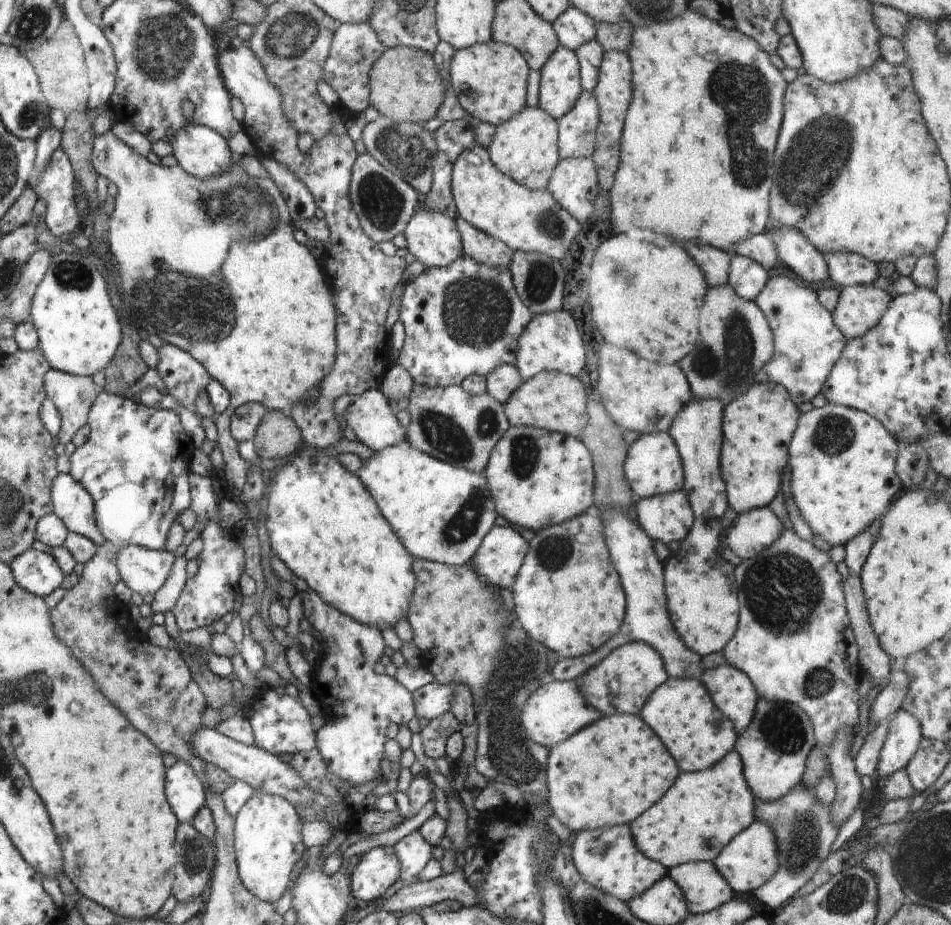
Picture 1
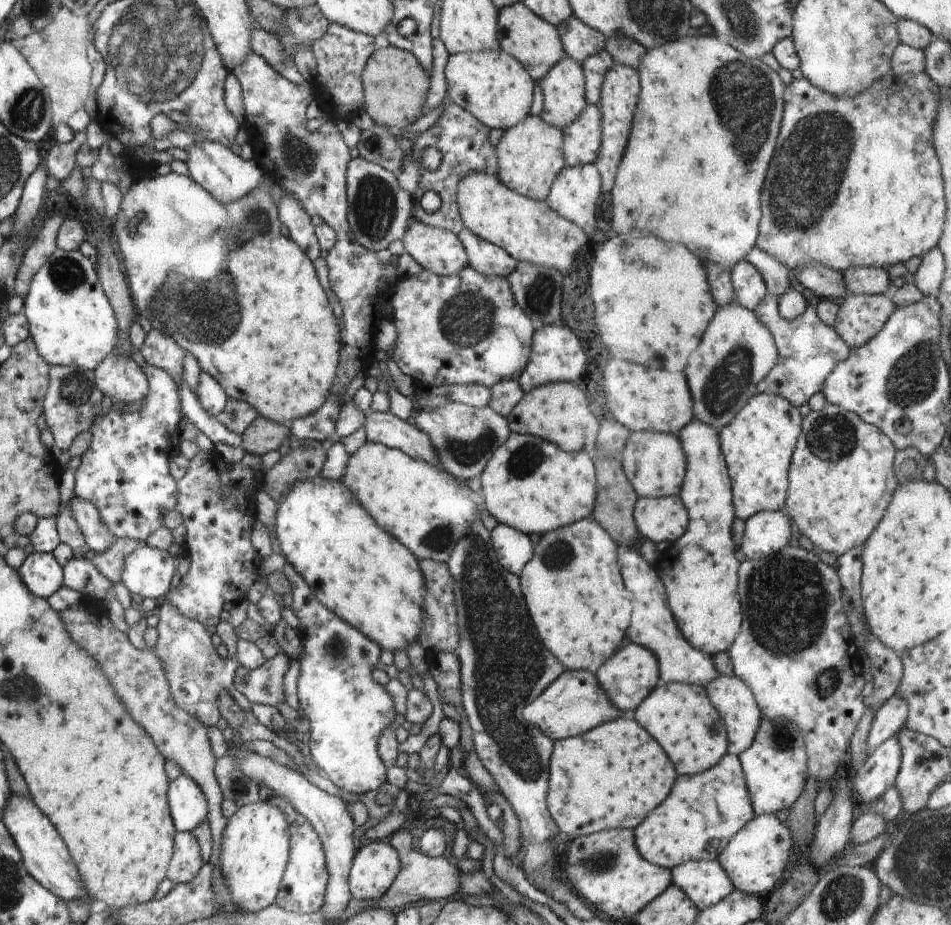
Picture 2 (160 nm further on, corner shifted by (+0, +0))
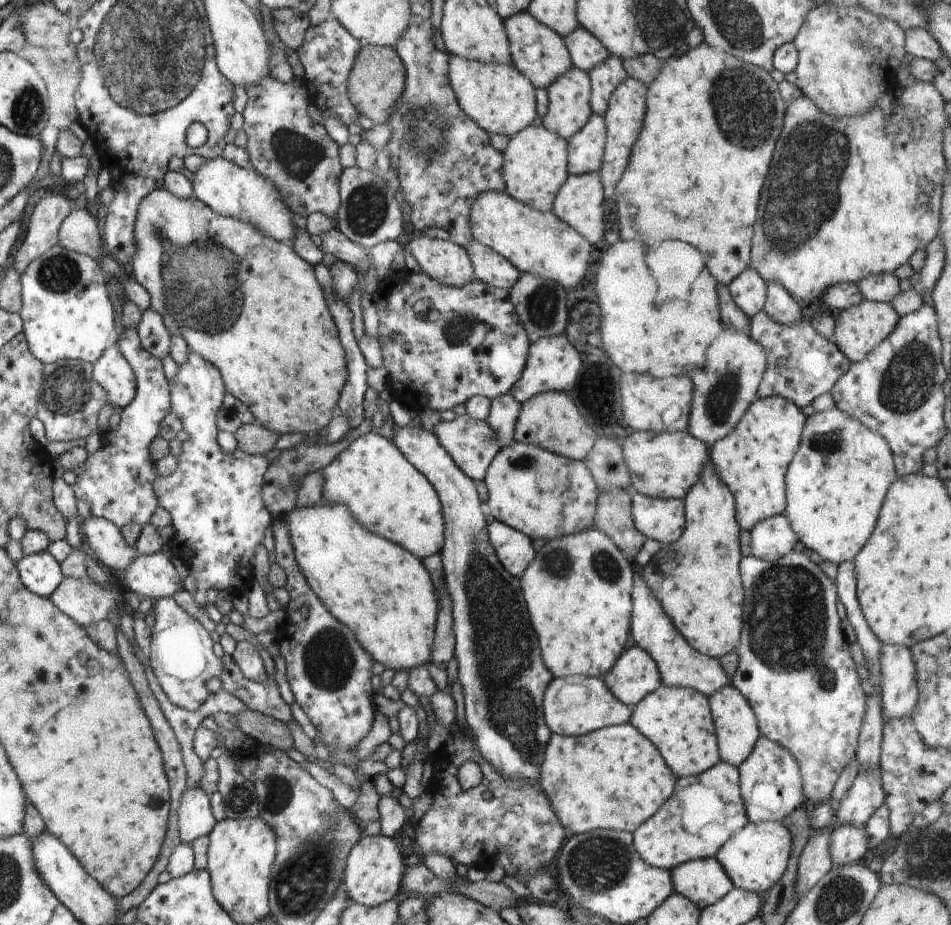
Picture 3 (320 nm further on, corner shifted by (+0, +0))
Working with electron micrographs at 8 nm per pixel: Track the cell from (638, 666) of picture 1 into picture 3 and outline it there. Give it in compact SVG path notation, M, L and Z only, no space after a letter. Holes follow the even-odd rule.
M634 646L623 650L603 680L620 702L631 707L662 684L654 659Z

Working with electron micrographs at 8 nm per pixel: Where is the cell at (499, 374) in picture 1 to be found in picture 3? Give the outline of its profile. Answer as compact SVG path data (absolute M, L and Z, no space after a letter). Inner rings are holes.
M506 393L491 400L487 423L495 432L500 447L510 446L514 440L515 424L520 416L521 404L512 393Z

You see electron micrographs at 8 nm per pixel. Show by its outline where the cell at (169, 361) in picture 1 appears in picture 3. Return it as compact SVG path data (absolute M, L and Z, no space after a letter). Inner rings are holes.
M150 307L146 309L142 313L136 330L142 340L142 345L156 358L162 360L169 355L171 334L166 328L164 318L158 314L158 311Z

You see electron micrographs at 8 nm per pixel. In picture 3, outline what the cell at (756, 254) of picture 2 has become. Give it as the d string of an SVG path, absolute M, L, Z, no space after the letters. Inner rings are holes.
M778 282L767 284L767 297L763 311L774 322L791 327L802 320L801 308L786 289Z

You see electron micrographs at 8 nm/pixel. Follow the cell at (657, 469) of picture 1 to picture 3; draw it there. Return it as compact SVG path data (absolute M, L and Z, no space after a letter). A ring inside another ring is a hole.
M688 430L675 433L653 433L652 431L632 431L621 440L623 459L629 470L632 491L659 499L684 499L688 491L698 482L711 458L710 449L701 440L694 438Z

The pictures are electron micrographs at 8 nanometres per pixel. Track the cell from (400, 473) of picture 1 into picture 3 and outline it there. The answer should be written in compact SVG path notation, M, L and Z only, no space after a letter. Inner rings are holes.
M375 432L355 438L322 470L326 504L344 505L360 526L395 542L422 560L440 554L445 538L443 506L430 481L391 443Z

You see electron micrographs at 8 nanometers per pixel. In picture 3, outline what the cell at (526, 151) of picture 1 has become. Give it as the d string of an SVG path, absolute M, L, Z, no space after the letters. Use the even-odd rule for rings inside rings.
M544 125L523 128L503 150L502 174L506 185L505 192L517 201L533 209L547 213L553 210L557 190L566 182L567 140L549 131Z

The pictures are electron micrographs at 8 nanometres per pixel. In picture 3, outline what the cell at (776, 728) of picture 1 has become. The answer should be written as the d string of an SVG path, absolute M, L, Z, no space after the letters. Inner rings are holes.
M760 735L750 756L737 766L737 769L740 777L740 794L750 823L782 822L792 811L804 804L803 780L795 756L787 748L764 735Z

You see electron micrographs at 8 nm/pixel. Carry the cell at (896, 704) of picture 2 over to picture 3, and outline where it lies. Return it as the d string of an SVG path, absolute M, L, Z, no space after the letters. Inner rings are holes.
M881 642L879 663L882 714L891 719L910 716L919 695L910 648L900 643Z

